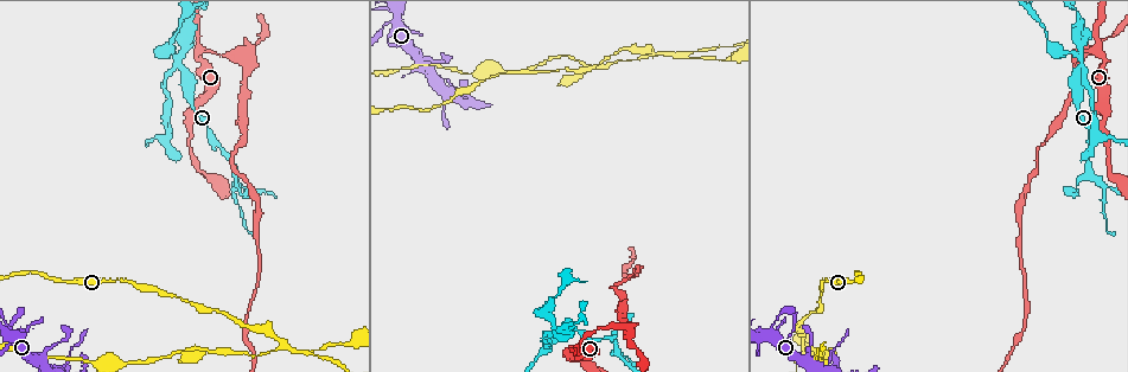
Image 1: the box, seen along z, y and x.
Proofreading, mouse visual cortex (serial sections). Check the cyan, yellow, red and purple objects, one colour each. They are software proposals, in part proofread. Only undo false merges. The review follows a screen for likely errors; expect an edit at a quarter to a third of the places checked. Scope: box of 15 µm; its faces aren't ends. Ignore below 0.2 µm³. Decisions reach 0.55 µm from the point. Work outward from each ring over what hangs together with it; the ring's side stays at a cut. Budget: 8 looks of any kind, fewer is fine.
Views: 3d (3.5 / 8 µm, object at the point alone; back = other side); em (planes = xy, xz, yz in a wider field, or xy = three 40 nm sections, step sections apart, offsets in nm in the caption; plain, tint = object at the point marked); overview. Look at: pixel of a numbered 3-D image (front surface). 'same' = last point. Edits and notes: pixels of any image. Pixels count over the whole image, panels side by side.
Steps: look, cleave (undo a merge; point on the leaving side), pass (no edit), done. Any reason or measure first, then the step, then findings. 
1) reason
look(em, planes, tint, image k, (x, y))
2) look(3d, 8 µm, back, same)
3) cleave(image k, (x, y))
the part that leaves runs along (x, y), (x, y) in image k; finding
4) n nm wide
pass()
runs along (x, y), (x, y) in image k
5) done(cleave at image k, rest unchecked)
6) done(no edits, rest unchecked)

three-way junction
look(3d, 8 µm, image 1, (629, 328))

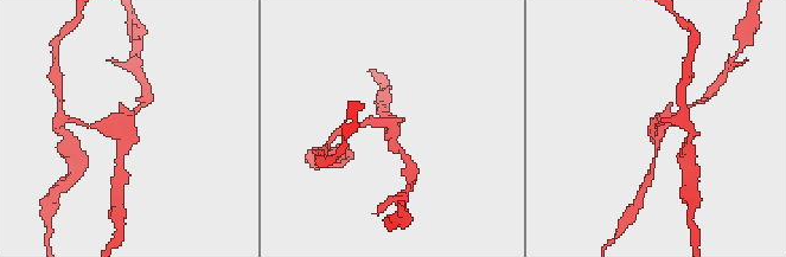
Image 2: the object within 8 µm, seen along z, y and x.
closer look
look(3d, 3.5 µm, back, image 2, (390, 123))

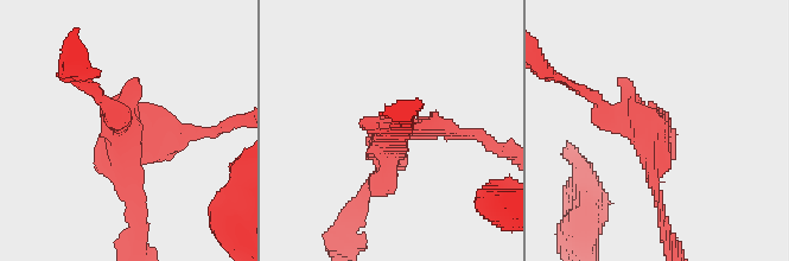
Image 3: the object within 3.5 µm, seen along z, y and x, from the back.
look(em, xy, step 5, tint, image 3, (654, 130))

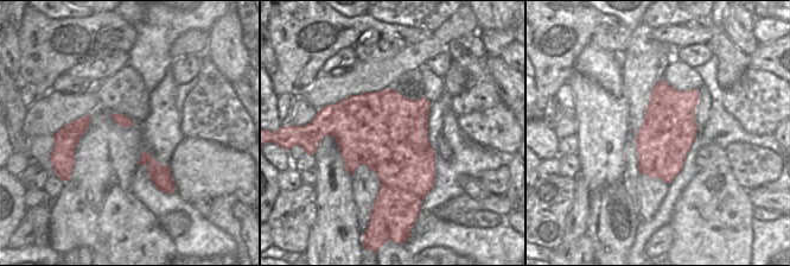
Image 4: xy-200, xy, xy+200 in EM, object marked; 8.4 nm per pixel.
cleave(image 3, (661, 214))
two cells meet here

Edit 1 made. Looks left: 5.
look(overview)

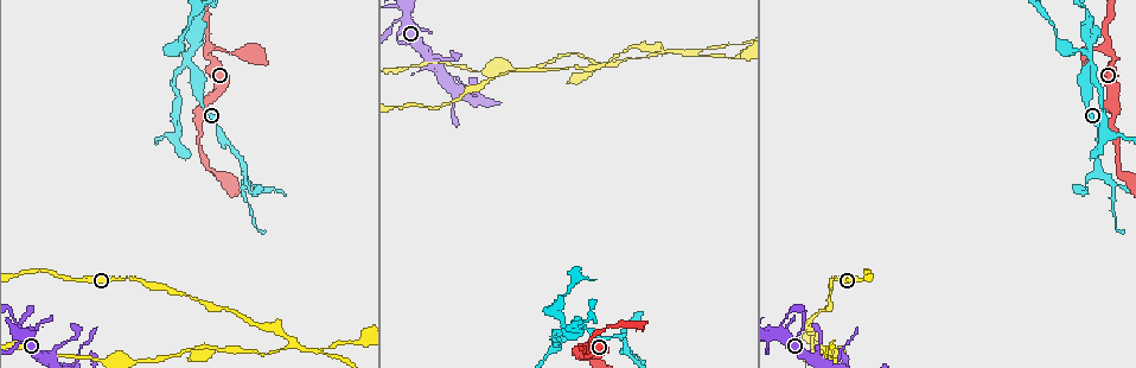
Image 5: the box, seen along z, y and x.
look(3d, 8 µm, back, image 5, (185, 64))

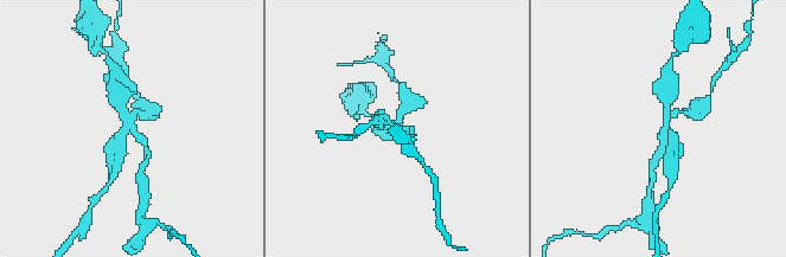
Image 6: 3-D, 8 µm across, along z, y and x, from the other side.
zoom in
look(3d, 3.5 µm, image 6, (666, 131))

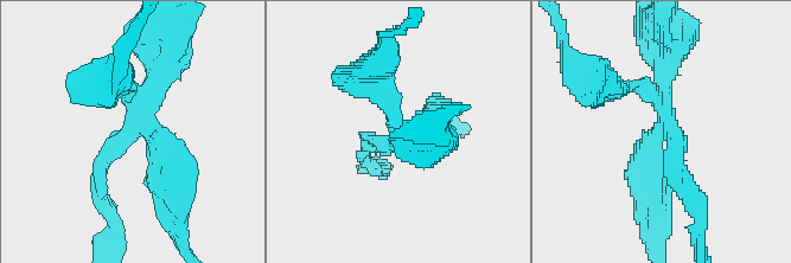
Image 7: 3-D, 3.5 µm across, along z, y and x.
4 arms; arms of 150, 200, 250, 300 nm
look(em, xy, step 3, tint, image 7, (139, 123))

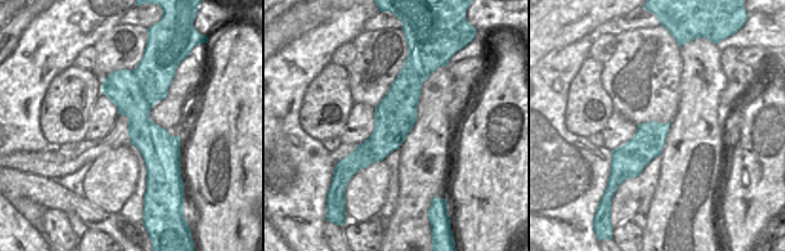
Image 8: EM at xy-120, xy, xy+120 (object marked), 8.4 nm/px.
cleave(image 7, (657, 44))
the part that leaves runs along (664, 126), (697, 213) in image 7; two cells meet here

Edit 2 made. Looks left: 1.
done(cleave at image 3, cleave at image 7, rest unchecked)

